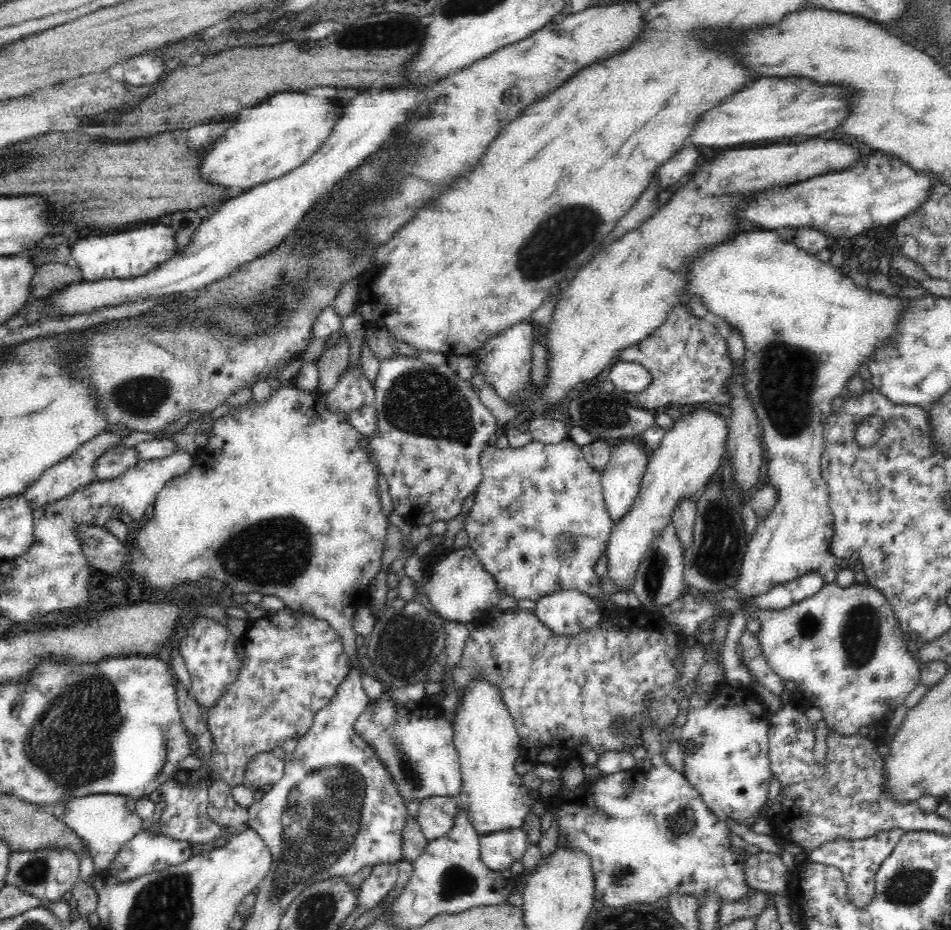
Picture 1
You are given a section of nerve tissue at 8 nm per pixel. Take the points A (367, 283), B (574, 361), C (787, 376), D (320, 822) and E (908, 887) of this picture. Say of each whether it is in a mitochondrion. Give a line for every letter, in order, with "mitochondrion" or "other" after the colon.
A: other
B: other
C: mitochondrion
D: mitochondrion
E: mitochondrion

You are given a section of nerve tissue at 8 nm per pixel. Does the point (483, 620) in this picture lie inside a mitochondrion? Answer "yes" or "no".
no

